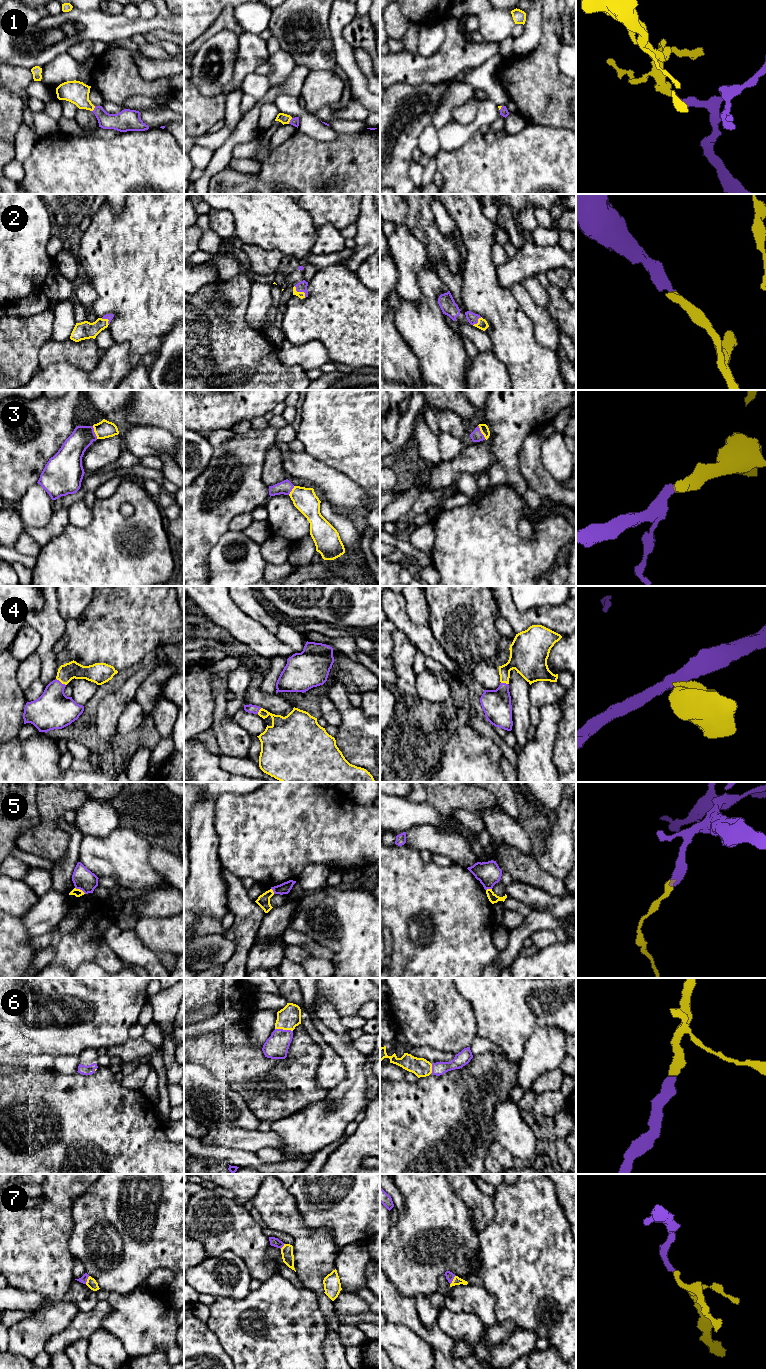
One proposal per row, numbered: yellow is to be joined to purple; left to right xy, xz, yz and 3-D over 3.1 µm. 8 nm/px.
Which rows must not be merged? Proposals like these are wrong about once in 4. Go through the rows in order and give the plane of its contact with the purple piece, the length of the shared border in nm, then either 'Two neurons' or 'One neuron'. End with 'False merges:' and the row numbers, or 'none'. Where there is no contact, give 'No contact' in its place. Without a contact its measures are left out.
1: Touches purple in xz. Shared border 60 nm. One neuron
2: Touches purple in xz. Shared border 130 nm. One neuron
3: Touches purple in yz. Shared border 130 nm. One neuron
4: Touches purple in xy. Shared border 100 nm. One neuron
5: Touches purple in xy. Shared border 100 nm. Two neurons
6: Touches purple in xz. Shared border 150 nm. One neuron
7: Touches purple in yz. Shared border 80 nm. One neuron
False merges: 5

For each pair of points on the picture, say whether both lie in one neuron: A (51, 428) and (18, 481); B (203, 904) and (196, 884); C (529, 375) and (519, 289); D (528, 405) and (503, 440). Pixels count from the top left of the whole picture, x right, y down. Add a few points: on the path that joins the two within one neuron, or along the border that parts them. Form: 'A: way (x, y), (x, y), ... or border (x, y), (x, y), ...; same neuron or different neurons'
A: way (38, 441), (18, 461), (18, 468); same neuron
B: way (203, 899), (203, 891), (201, 889); same neuron
C: border (509, 289), (522, 311), (531, 321), (532, 329); different neurons
D: way (519, 414), (509, 424), (508, 431); same neuron

